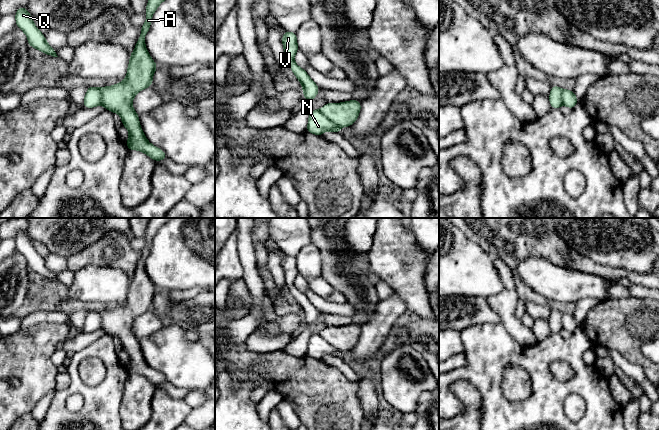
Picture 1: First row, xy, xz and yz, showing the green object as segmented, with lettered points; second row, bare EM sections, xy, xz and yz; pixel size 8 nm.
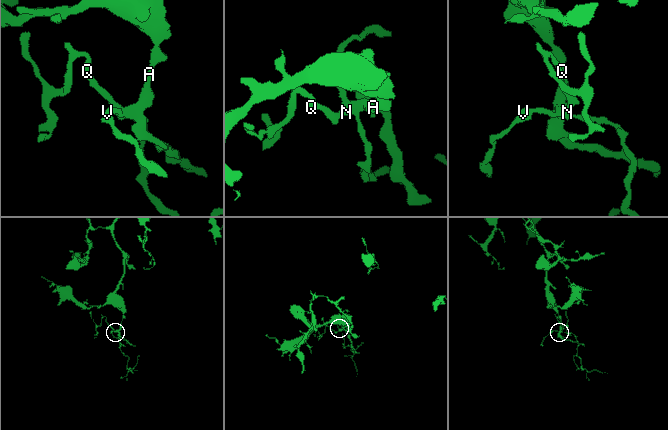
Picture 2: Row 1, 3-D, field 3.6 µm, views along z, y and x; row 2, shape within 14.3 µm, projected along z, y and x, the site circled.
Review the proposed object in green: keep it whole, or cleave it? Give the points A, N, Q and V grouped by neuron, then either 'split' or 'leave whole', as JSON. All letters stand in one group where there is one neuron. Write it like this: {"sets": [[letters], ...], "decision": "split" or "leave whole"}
{"sets": [["A"], ["N", "Q", "V"]], "decision": "split"}

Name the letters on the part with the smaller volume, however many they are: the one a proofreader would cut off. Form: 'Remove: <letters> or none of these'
Remove: N, Q, V

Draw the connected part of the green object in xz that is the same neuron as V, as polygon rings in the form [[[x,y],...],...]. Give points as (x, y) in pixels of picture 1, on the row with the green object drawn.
[[[285,30],[284,35],[282,36],[282,44],[284,47],[285,60],[289,63],[289,66],[297,80],[302,84],[302,90],[304,92],[303,98],[307,101],[315,99],[320,88],[313,82],[307,72],[300,68],[294,61],[295,54],[299,49],[296,33]]]

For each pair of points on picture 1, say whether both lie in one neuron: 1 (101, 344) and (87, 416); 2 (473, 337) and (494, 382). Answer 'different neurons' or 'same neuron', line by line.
1: same neuron
2: same neuron

